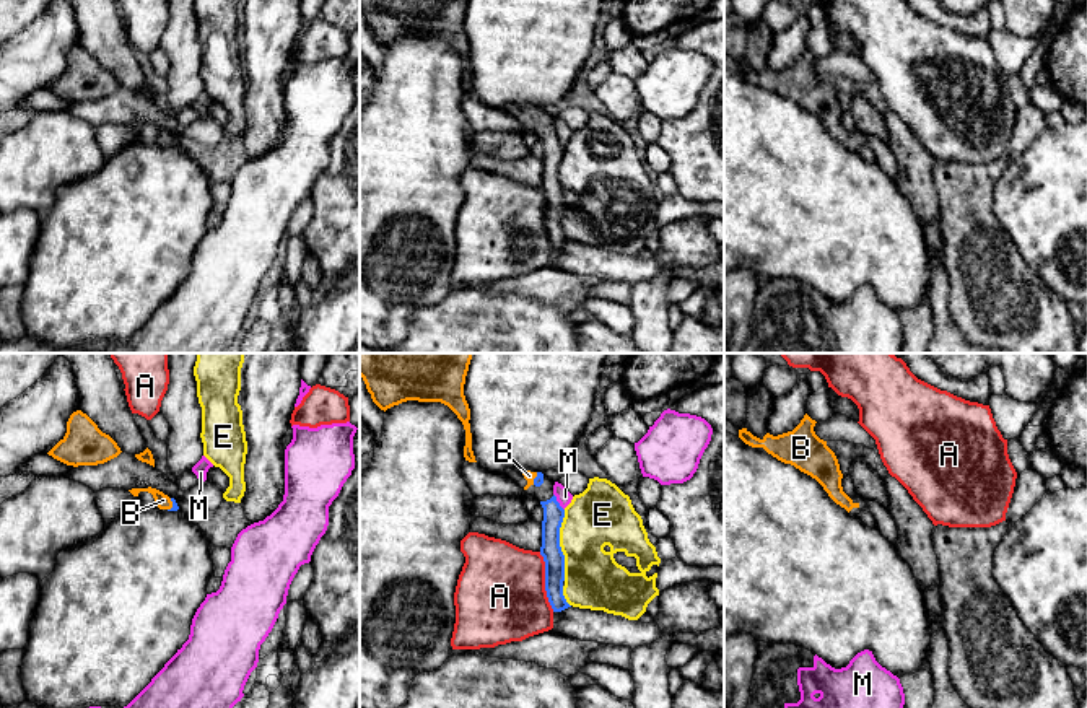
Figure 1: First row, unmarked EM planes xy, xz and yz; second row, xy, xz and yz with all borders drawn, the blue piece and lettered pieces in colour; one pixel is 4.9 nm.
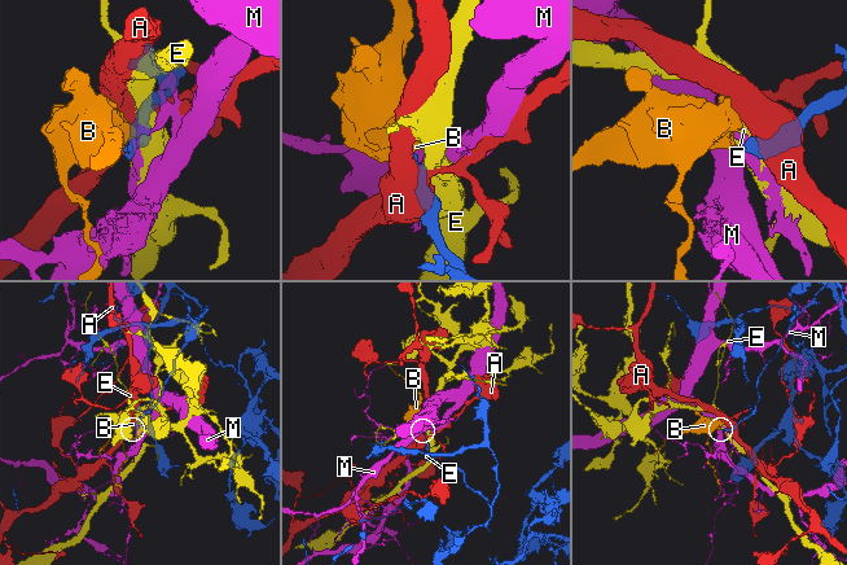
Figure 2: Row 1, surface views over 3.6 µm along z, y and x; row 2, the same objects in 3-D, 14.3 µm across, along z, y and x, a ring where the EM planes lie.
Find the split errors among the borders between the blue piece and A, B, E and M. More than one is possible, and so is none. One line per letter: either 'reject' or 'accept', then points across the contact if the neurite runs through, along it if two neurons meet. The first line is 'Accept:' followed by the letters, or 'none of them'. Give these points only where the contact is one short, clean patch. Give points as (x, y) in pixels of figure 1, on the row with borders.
Accept: B
A: reject
B: accept | across xy (174, 505), (173, 505), (163, 500)
E: reject
M: reject

